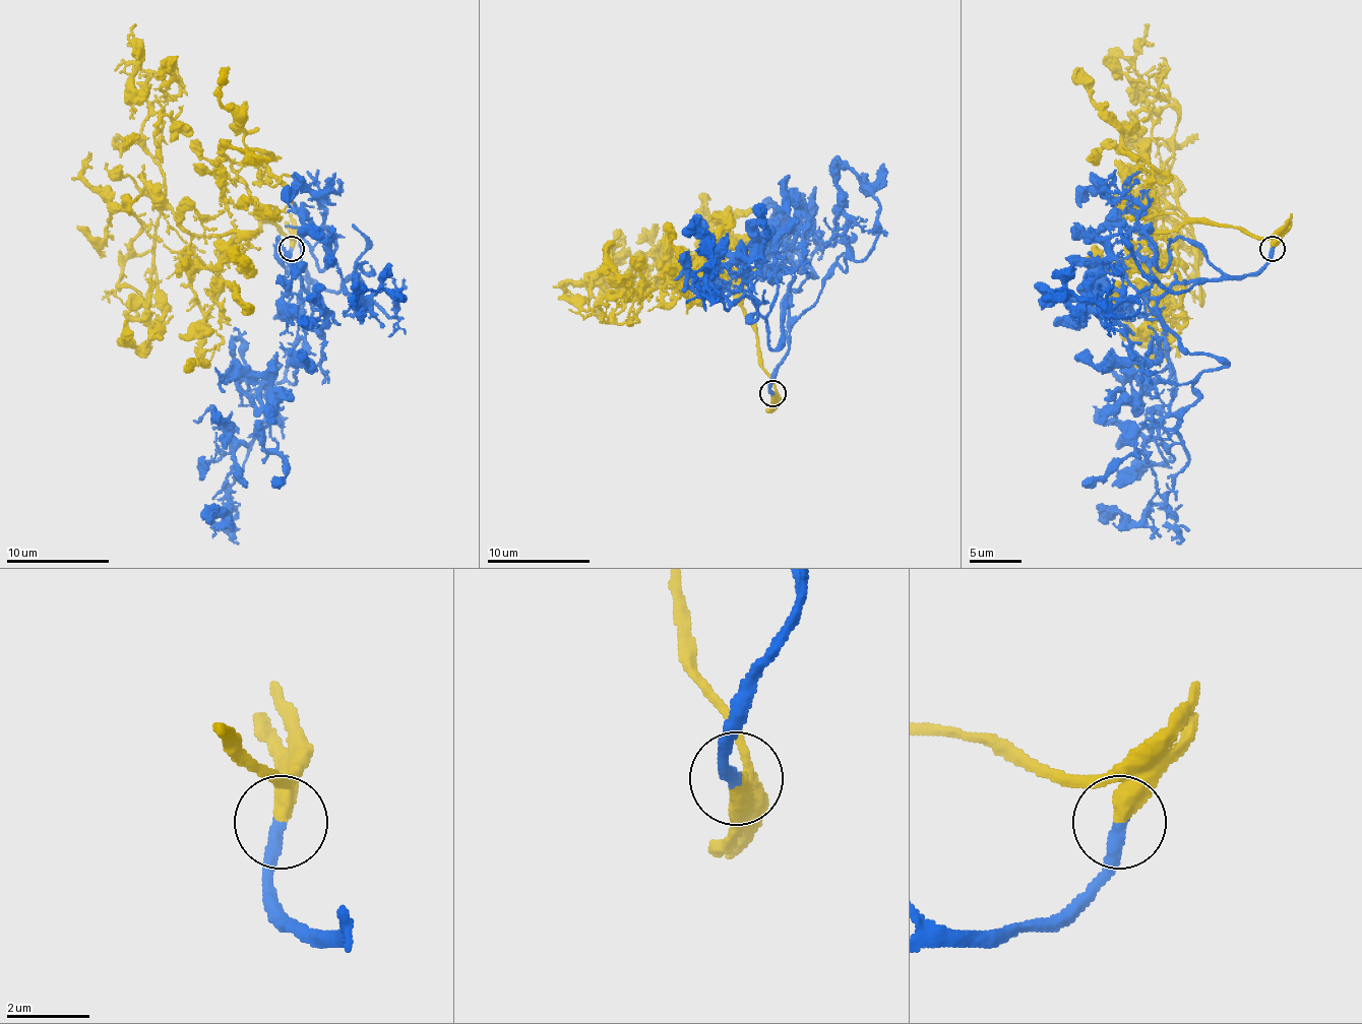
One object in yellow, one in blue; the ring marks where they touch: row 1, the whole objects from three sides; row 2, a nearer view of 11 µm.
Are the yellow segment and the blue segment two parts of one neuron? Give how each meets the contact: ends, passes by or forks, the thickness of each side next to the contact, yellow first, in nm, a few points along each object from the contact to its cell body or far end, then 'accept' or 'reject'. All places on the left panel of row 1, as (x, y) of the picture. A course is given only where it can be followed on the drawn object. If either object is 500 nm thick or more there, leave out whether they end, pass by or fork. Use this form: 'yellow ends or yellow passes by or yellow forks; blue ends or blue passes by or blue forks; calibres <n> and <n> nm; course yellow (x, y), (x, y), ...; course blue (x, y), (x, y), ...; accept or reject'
yellow ends; blue ends; calibres 460 and 340 nm; course yellow (292, 248), (273, 222), (191, 235), (163, 209), (152, 248), (116, 284), (147, 338), (137, 345), (124, 320); course blue (292, 248), (312, 305), (305, 348), (230, 488), (230, 521), (209, 506); accept

